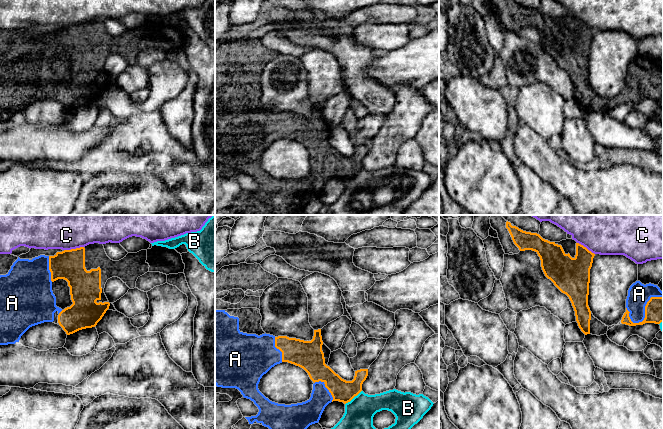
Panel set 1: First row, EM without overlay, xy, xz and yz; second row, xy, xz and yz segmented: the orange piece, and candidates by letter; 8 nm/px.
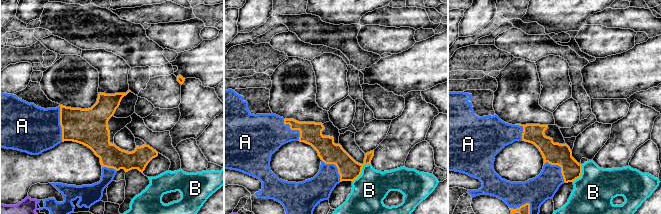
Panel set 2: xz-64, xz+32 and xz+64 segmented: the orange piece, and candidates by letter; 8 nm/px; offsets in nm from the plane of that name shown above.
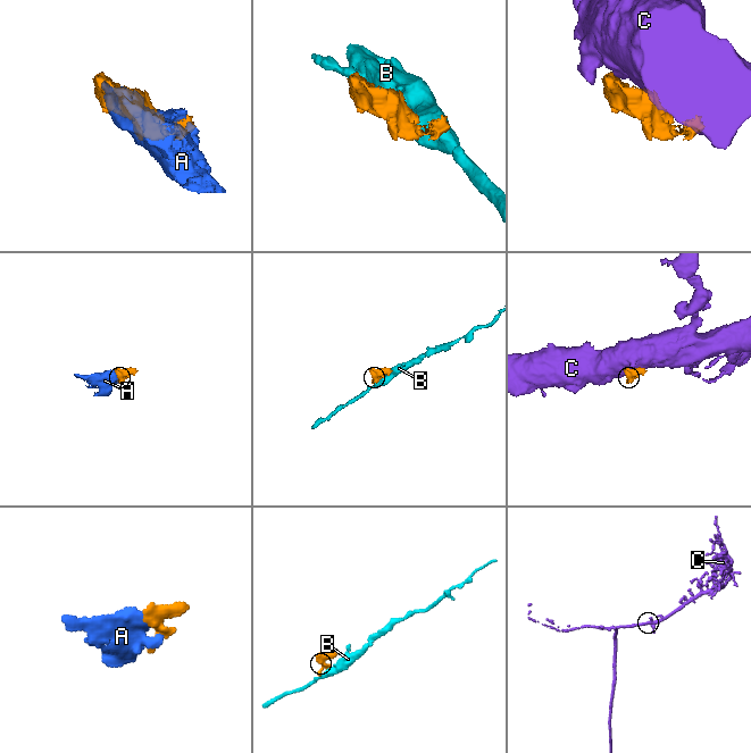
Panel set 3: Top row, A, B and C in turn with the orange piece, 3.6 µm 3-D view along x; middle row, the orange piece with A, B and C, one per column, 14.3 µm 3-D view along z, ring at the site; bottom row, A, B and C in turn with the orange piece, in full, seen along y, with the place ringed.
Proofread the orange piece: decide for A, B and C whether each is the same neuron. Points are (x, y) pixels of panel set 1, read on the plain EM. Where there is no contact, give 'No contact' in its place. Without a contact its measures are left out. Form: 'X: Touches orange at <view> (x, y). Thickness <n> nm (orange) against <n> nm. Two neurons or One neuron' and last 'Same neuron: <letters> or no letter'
A: Touches orange at yz (645, 85). Thickness 200 nm (orange) against 180 nm. One neuron
B: Touches orange at xz (353, 173). Thickness 180 nm (orange) against 280 nm. Two neurons
C: Touches orange at xy (73, 25). Thickness 240 nm (orange) against 200 nm. Two neurons
Same neuron: A

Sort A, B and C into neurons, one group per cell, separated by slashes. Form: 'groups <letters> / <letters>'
groups A / B / C

